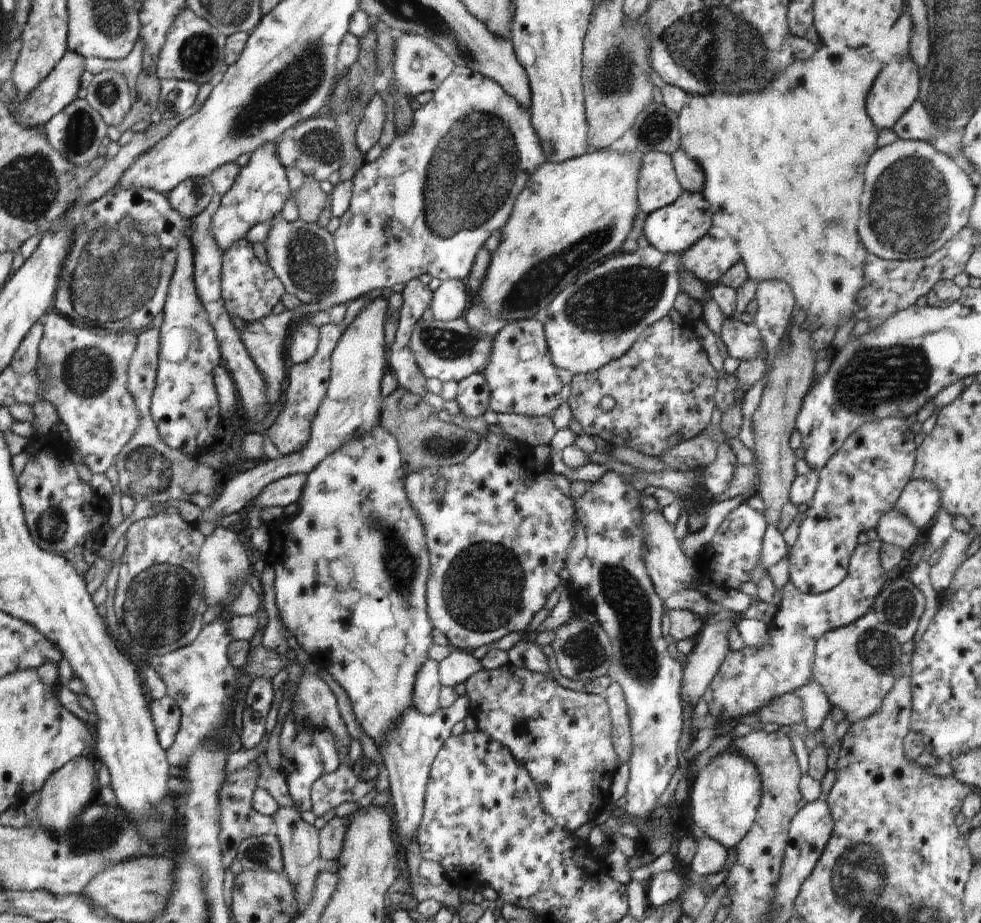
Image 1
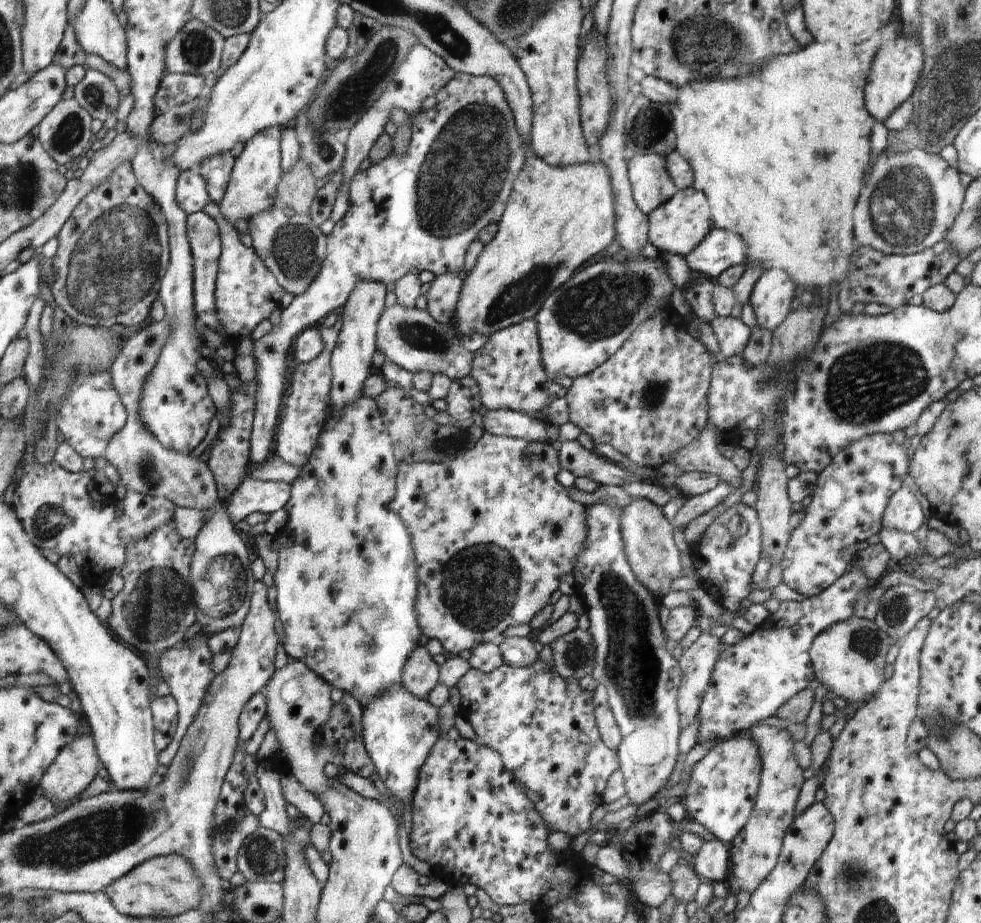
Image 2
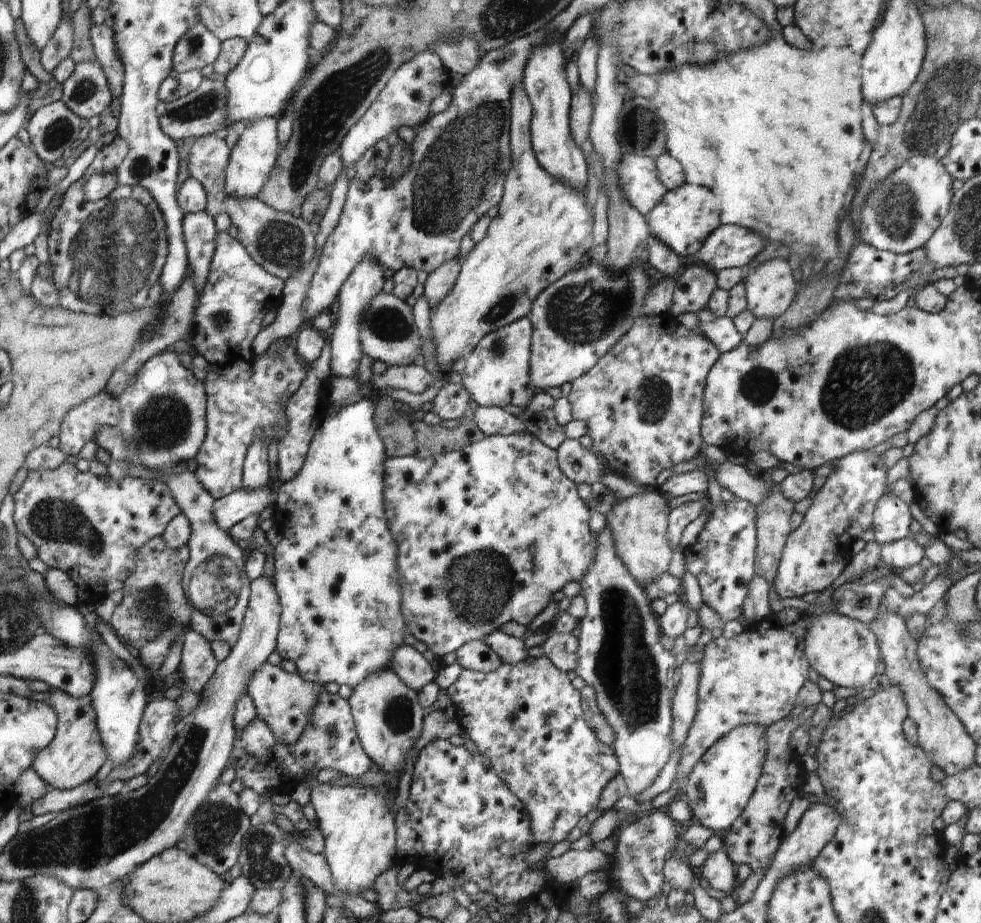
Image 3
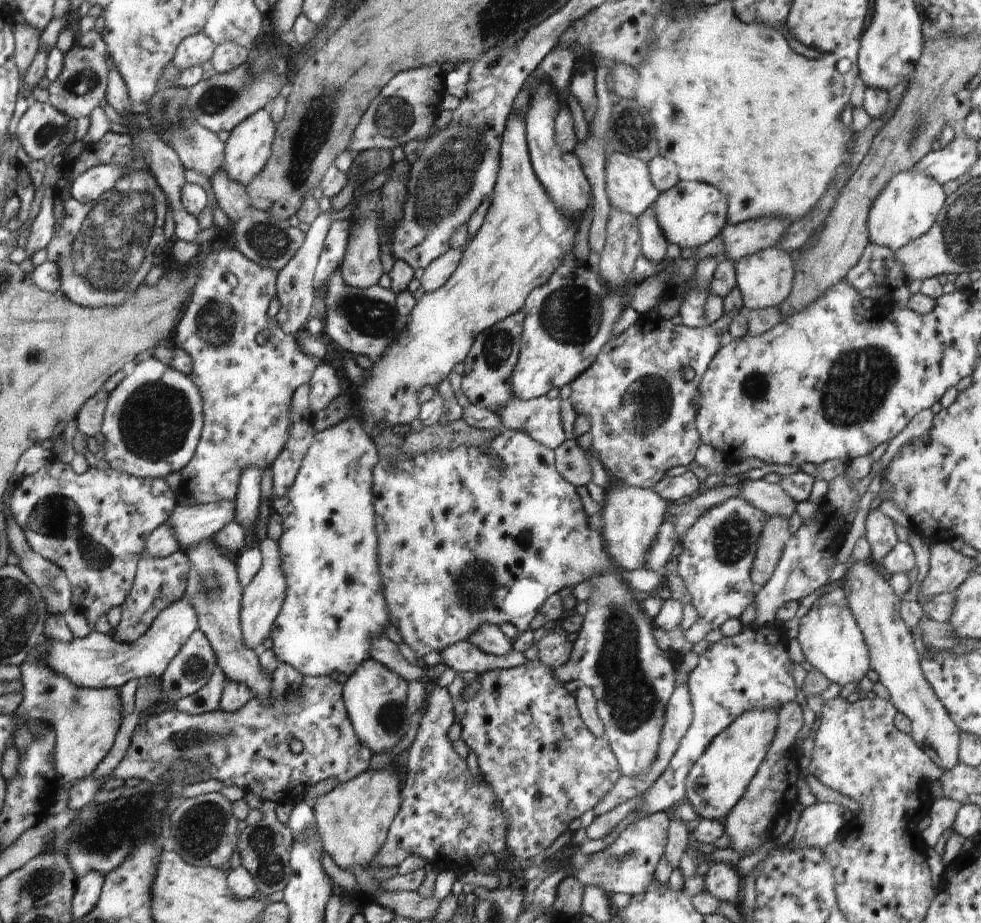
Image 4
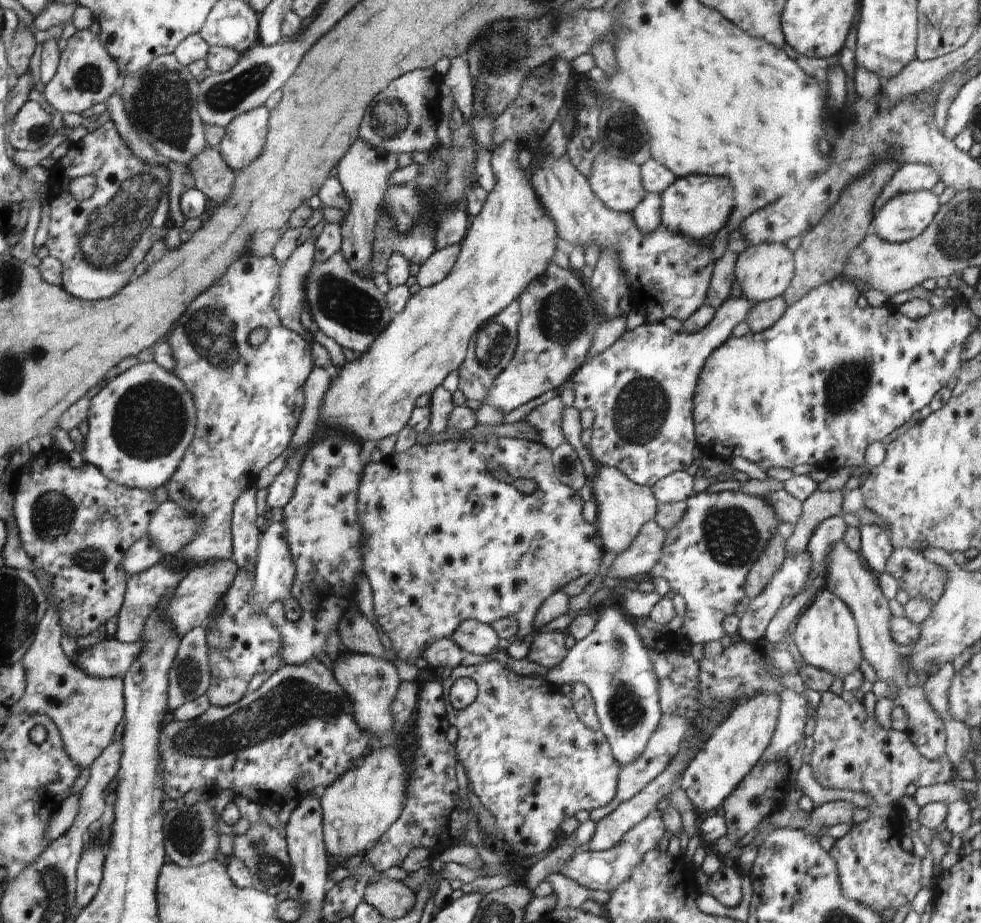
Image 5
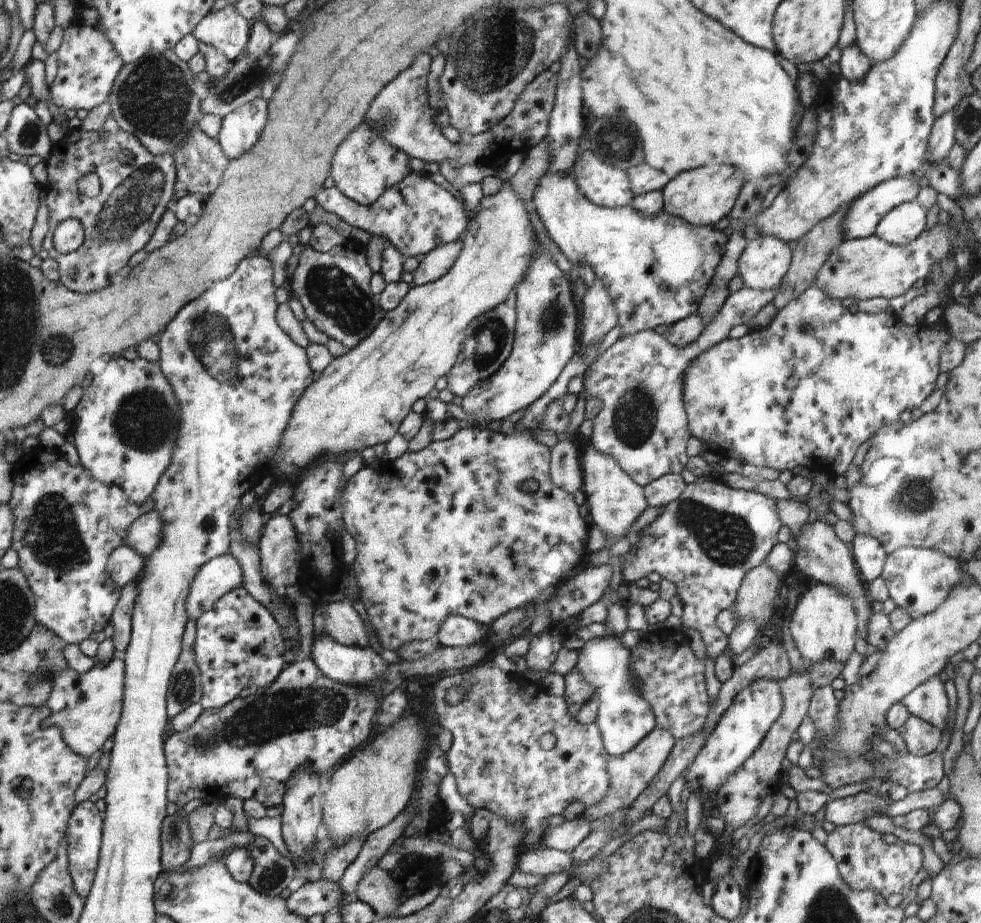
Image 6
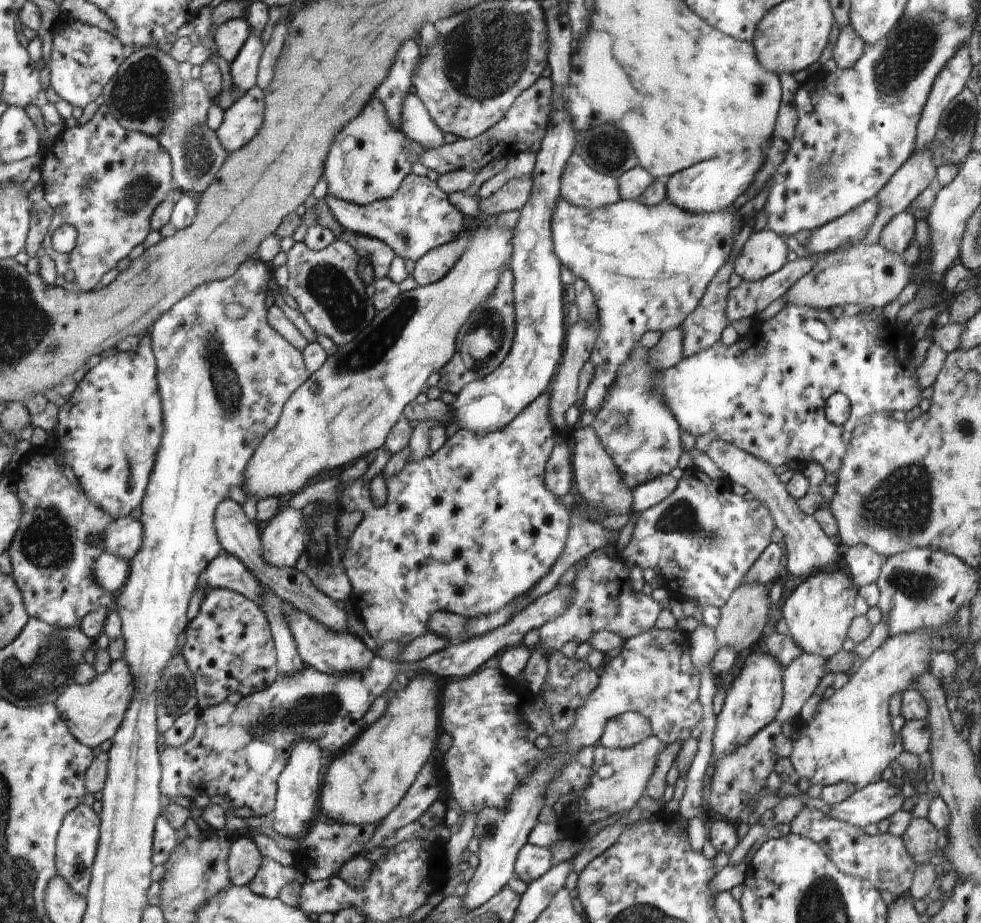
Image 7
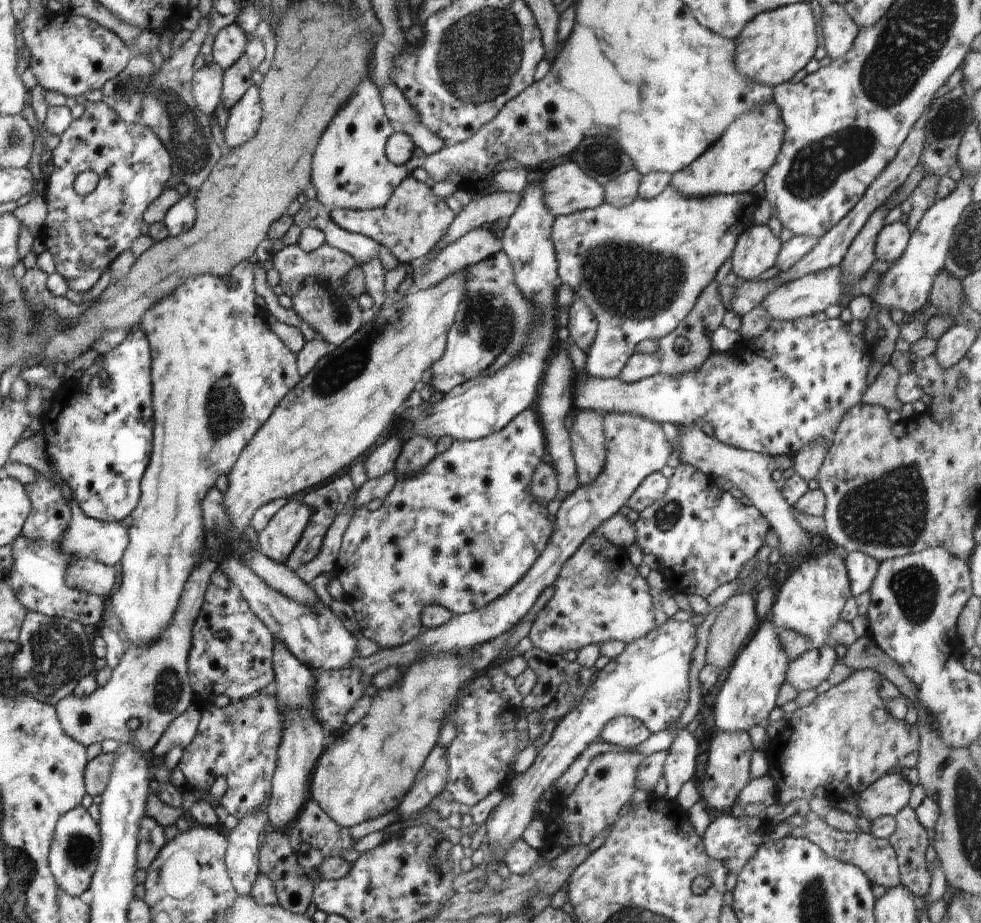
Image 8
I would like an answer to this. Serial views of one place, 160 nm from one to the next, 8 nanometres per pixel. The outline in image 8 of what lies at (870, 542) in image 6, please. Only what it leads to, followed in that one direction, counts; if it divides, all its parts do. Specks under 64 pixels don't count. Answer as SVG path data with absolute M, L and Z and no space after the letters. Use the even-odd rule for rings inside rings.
M852 551L845 559L851 596L857 597L871 587L880 563L863 552Z

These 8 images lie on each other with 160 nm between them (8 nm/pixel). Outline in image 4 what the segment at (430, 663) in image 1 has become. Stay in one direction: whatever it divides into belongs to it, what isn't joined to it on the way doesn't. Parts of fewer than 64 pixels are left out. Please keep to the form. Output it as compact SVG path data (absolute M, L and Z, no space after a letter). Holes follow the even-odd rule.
M378 635L371 644L370 658L399 674L406 681L425 680L426 670L410 664L398 651L398 645L385 635Z

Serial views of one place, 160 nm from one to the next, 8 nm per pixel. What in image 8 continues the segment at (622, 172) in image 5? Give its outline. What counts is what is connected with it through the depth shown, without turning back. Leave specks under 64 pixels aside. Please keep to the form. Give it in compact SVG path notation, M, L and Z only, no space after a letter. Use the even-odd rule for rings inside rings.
M572 160L552 167L550 170L544 170L541 183L544 191L544 204L555 218L560 215L569 215L586 209L596 208L604 200L604 187L593 178L586 176Z

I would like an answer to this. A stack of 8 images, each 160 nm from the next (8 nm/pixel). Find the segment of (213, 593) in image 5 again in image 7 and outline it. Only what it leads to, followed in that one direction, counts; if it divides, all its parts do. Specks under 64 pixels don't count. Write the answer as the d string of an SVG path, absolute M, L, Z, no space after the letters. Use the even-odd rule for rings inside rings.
M226 551L209 564L207 570L199 576L198 582L198 588L205 594L213 588L232 589L260 606L263 606L261 601L265 596L263 586L239 557L228 554Z

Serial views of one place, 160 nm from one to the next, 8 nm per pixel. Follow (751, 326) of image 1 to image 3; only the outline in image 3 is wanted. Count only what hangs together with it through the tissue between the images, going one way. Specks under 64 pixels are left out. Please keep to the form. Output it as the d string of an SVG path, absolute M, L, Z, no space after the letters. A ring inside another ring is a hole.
M707 306L701 308L696 316L703 336L716 345L720 354L736 348L742 342L744 336L738 332L731 318L714 316Z

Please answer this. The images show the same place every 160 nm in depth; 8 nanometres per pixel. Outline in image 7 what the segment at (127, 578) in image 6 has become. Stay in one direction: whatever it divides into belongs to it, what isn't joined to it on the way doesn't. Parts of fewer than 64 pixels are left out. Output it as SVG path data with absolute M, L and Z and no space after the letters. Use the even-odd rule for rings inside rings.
M107 552L95 560L95 581L108 592L118 594L126 584L128 573L129 563Z

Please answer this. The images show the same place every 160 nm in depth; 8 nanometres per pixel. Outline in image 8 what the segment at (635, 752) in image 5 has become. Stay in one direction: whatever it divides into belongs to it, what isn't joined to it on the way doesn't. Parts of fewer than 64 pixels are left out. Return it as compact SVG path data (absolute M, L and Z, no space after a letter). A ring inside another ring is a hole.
M618 715L604 725L599 738L616 747L633 749L650 735L651 732L640 720Z

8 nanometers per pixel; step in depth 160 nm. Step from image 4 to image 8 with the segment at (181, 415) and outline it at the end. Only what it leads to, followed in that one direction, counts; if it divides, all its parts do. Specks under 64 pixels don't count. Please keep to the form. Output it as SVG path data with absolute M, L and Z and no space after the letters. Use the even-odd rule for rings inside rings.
M139 329L135 332L128 332L127 337L112 348L107 353L98 358L98 362L93 363L82 375L77 375L80 379L80 386L73 388L71 396L66 404L58 404L52 402L51 407L45 412L44 421L42 421L42 432L45 438L45 453L48 461L52 463L60 478L70 486L73 490L73 498L76 499L78 506L85 512L87 517L98 519L104 522L121 522L122 518L126 518L128 514L132 514L134 508L138 504L141 495L141 480L146 472L146 467L149 463L150 453L152 450L152 437L153 437L153 406L152 406L152 355L150 352L149 342L146 333Z

